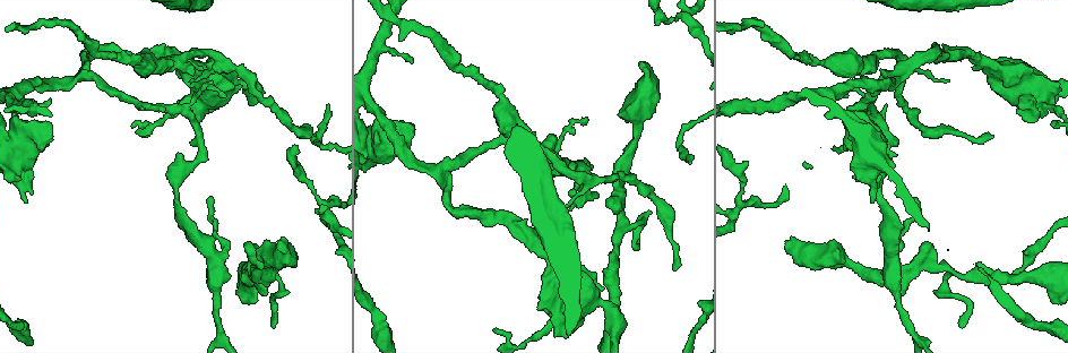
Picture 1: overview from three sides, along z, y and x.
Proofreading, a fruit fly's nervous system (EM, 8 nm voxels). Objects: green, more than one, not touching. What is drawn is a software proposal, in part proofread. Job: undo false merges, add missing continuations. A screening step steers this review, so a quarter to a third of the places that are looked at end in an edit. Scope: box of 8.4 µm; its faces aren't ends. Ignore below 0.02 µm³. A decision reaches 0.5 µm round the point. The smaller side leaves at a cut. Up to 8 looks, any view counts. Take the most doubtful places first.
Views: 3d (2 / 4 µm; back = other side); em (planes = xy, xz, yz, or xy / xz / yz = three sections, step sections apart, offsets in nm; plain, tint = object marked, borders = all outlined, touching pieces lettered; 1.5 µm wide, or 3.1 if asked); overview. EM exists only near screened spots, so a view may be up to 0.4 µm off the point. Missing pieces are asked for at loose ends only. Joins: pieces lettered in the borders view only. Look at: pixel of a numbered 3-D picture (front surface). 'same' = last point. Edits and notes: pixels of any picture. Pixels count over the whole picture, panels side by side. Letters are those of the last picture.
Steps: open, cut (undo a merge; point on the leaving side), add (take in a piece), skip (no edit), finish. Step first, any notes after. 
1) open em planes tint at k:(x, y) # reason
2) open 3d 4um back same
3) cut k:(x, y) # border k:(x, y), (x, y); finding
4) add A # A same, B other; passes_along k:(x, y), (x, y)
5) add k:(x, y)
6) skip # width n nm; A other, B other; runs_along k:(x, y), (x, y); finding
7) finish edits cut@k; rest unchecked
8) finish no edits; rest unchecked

open em planes borders at 1:(645, 69) # branch stops here

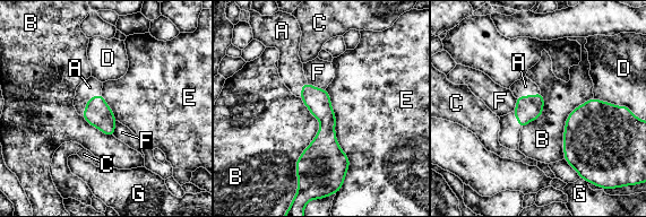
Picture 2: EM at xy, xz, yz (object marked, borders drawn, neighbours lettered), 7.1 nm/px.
add A # width 180 nm; longest_contact E 700 nm; A same, B other, C other, D other, E other, F other, G other; it goes on there

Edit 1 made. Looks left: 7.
open overview

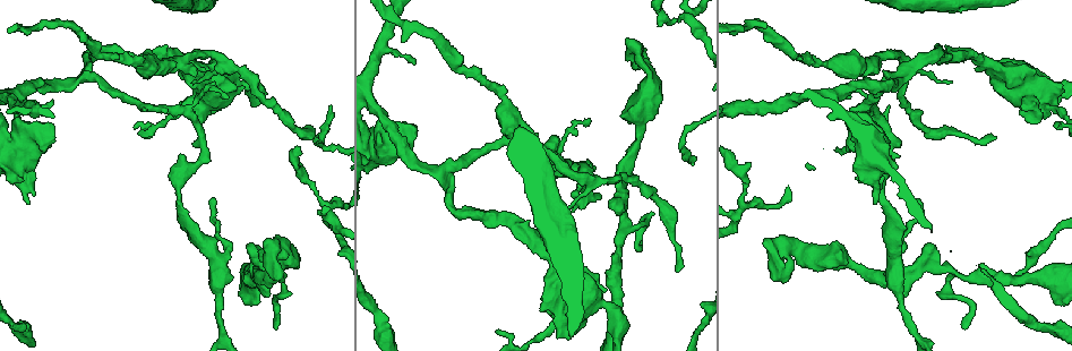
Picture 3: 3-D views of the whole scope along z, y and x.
open 3d 4um at 3:(622, 226)

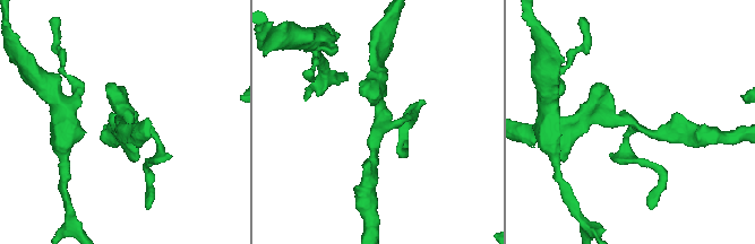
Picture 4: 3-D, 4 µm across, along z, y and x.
open em yz step 8 tint at 4:(378, 119) # arms 3; need the tissue

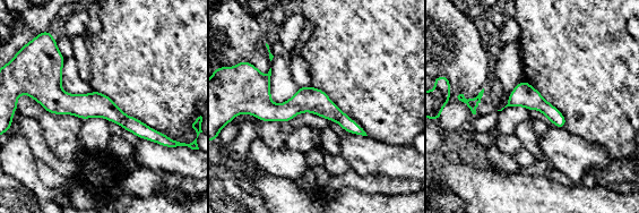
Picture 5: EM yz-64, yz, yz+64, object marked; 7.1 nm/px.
open em planes borders same

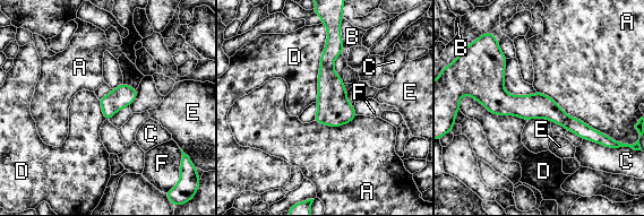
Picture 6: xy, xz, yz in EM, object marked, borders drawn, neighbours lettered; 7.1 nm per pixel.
skip # A other, B other, C other, D other, E other, F other; all the same neuron

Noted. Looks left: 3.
open em yz step 8 tint at 3:(583, 324) # stops while still wide

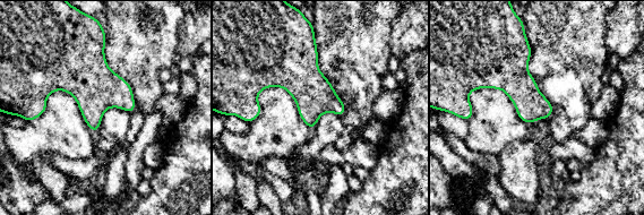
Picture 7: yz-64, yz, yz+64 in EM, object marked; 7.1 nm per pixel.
open em planes borders same # another direction

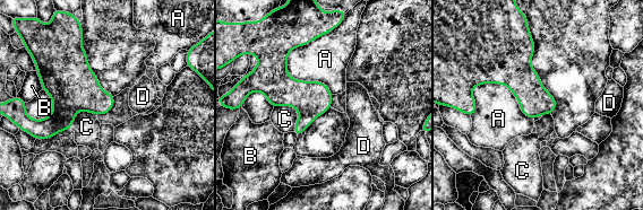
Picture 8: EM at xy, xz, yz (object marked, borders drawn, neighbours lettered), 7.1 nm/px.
skip # A other, B other, C other, D other; border 8:(336, 26), (289, 52), (290, 77); none of them fits

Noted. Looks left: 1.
finish edits add@2; rest unchecked

